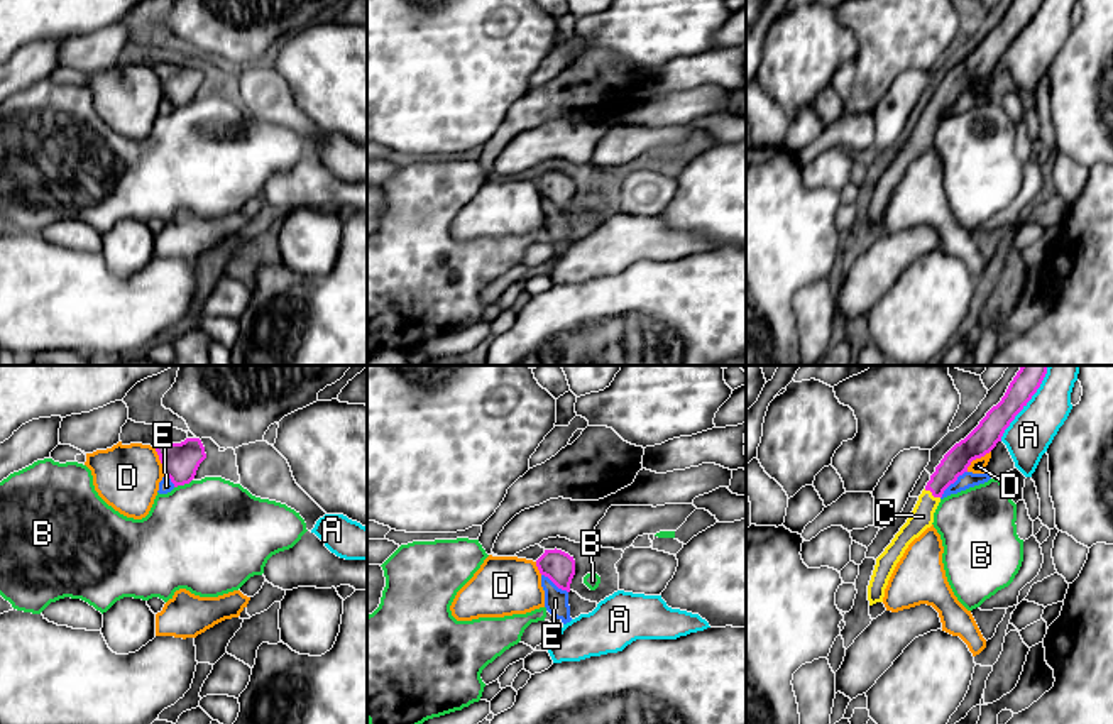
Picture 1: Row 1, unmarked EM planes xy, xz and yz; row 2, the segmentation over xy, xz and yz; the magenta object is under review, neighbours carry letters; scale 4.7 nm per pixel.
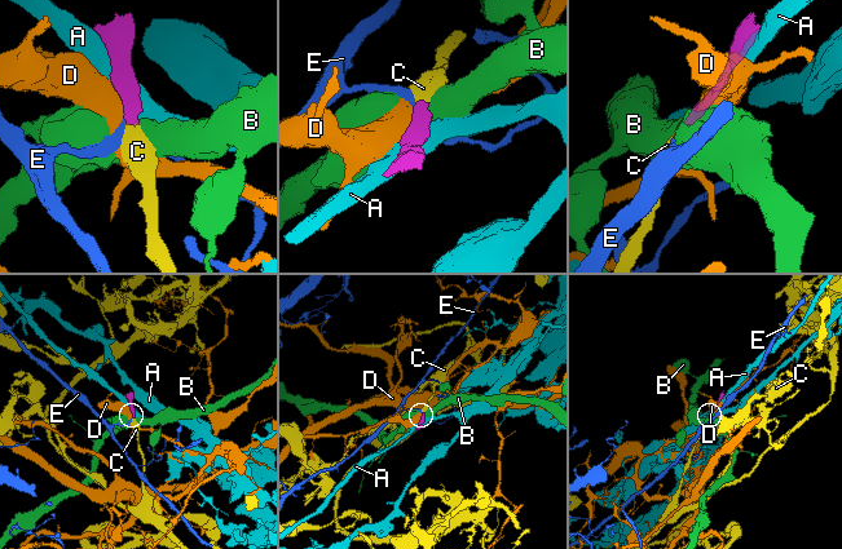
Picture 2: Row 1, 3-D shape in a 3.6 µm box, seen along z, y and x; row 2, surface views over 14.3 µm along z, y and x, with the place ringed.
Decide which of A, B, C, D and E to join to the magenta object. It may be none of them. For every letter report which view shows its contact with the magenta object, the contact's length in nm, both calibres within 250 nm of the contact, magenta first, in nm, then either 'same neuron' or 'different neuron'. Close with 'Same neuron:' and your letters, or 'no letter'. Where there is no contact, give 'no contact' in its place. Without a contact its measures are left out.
A: yz | 420 nm | 130/220 nm | different neuron
B: xy | 100 nm | 180/500 nm | different neuron
C: yz | 90 nm | 120/110 nm | same neuron
D: yz | 160 nm | 140/70 nm | different neuron
E: yz | 180 nm | 140/80 nm | different neuron
Same neuron: C

